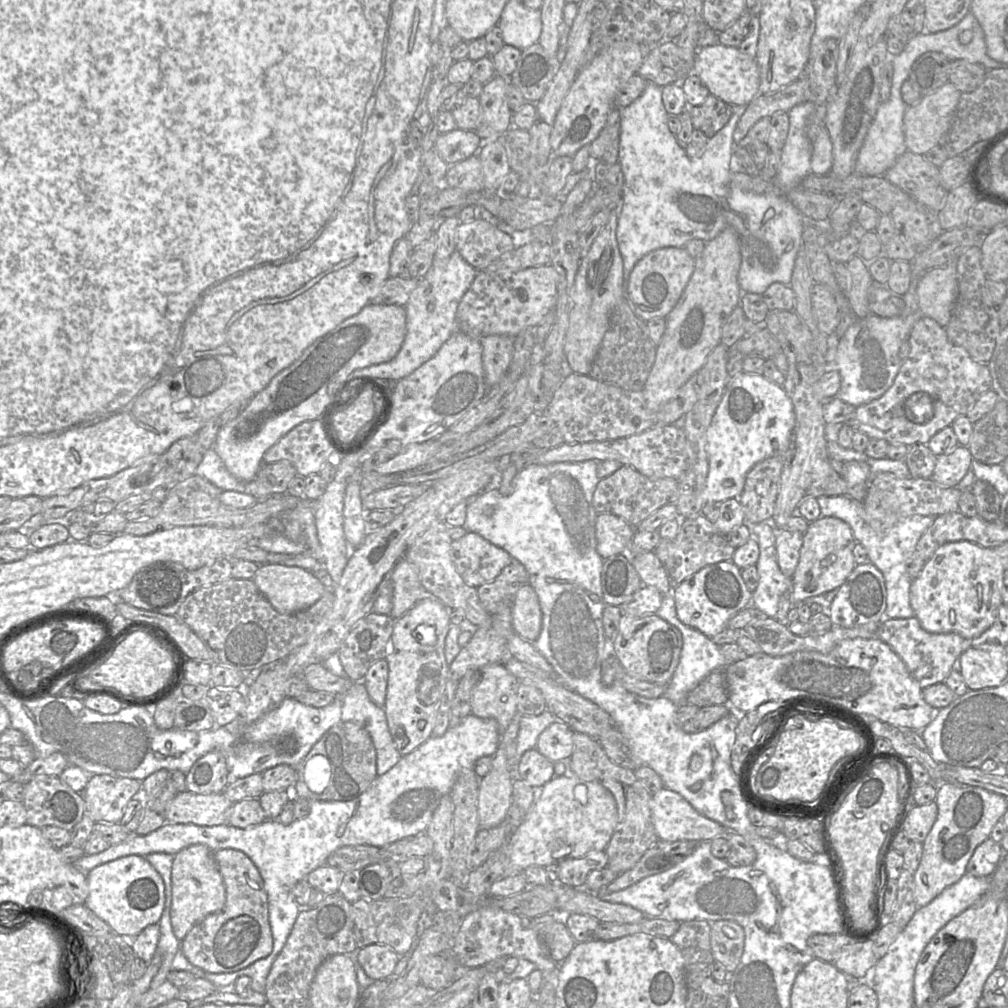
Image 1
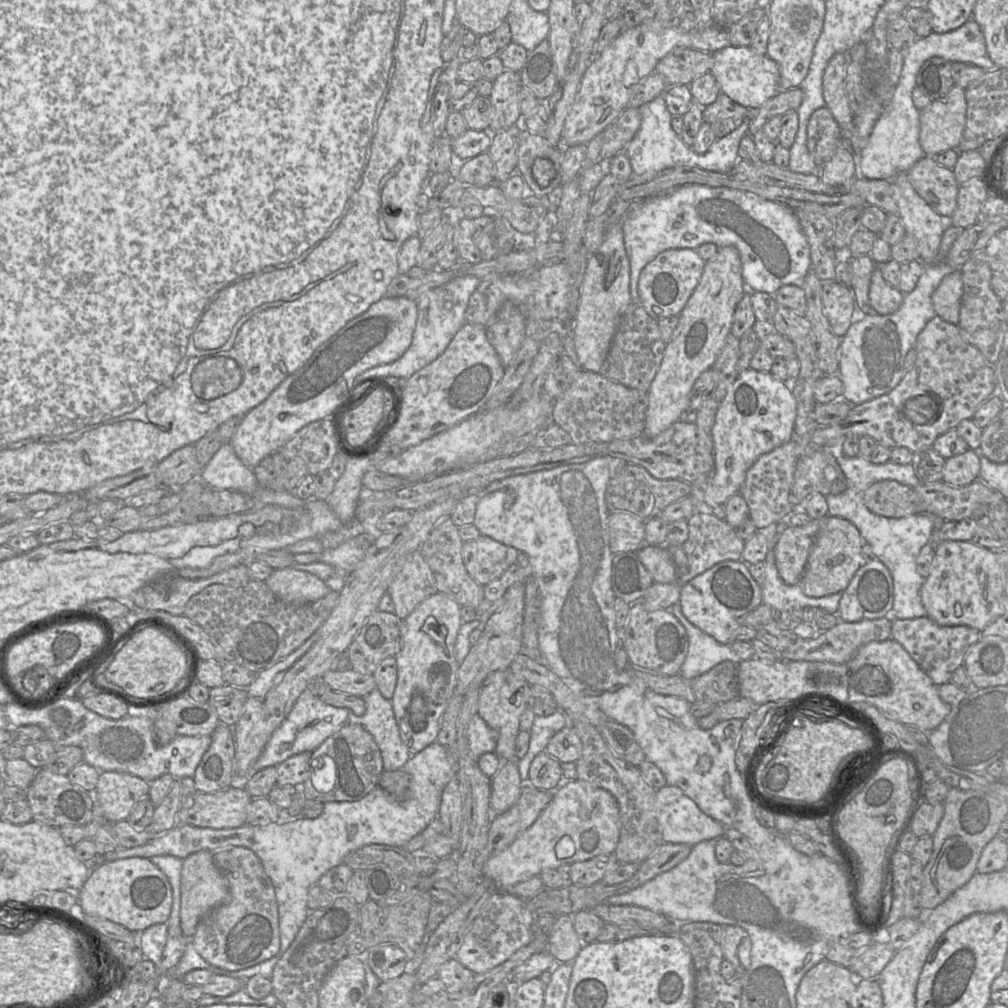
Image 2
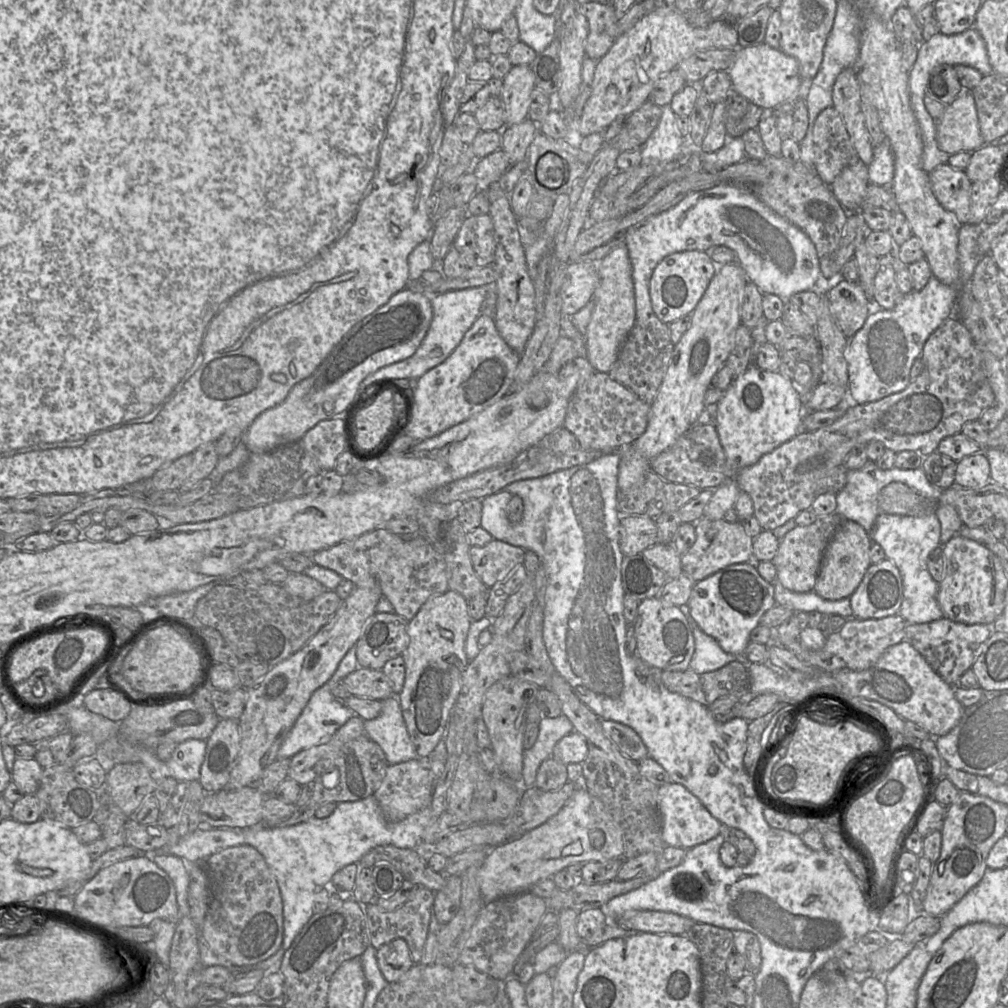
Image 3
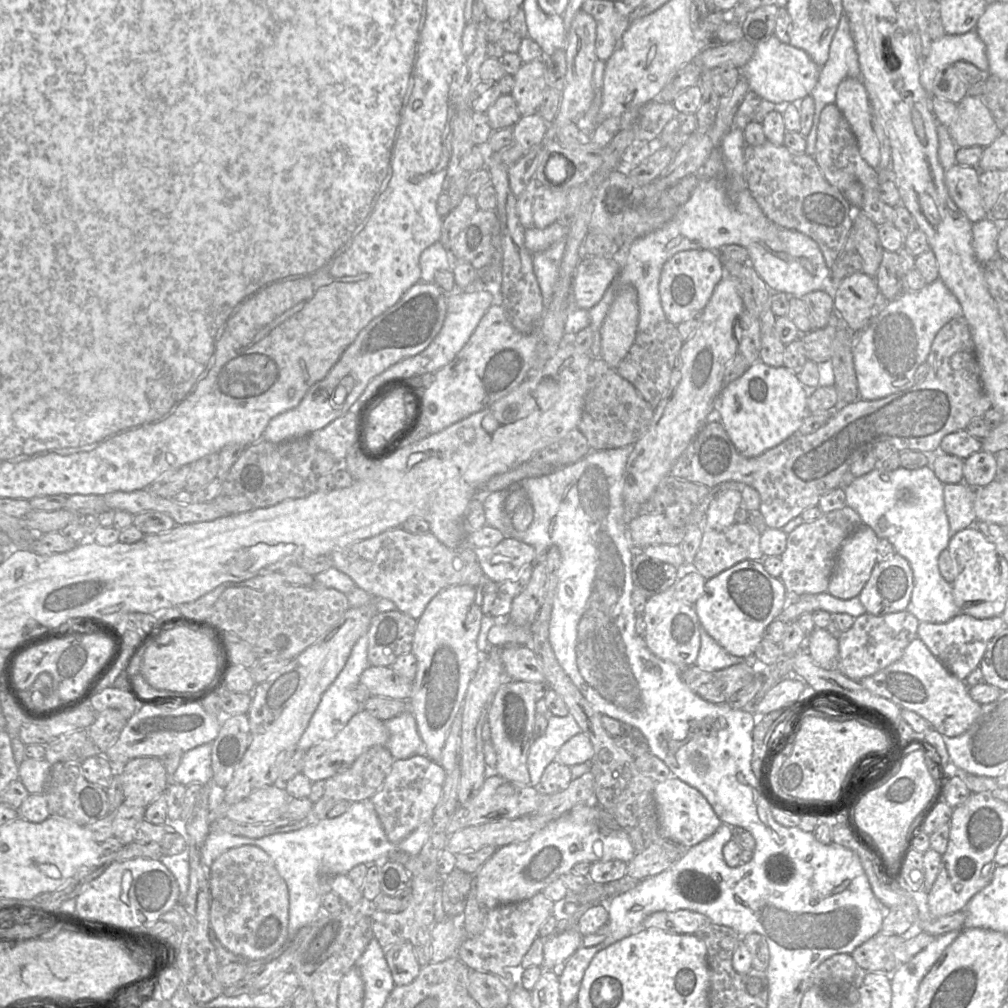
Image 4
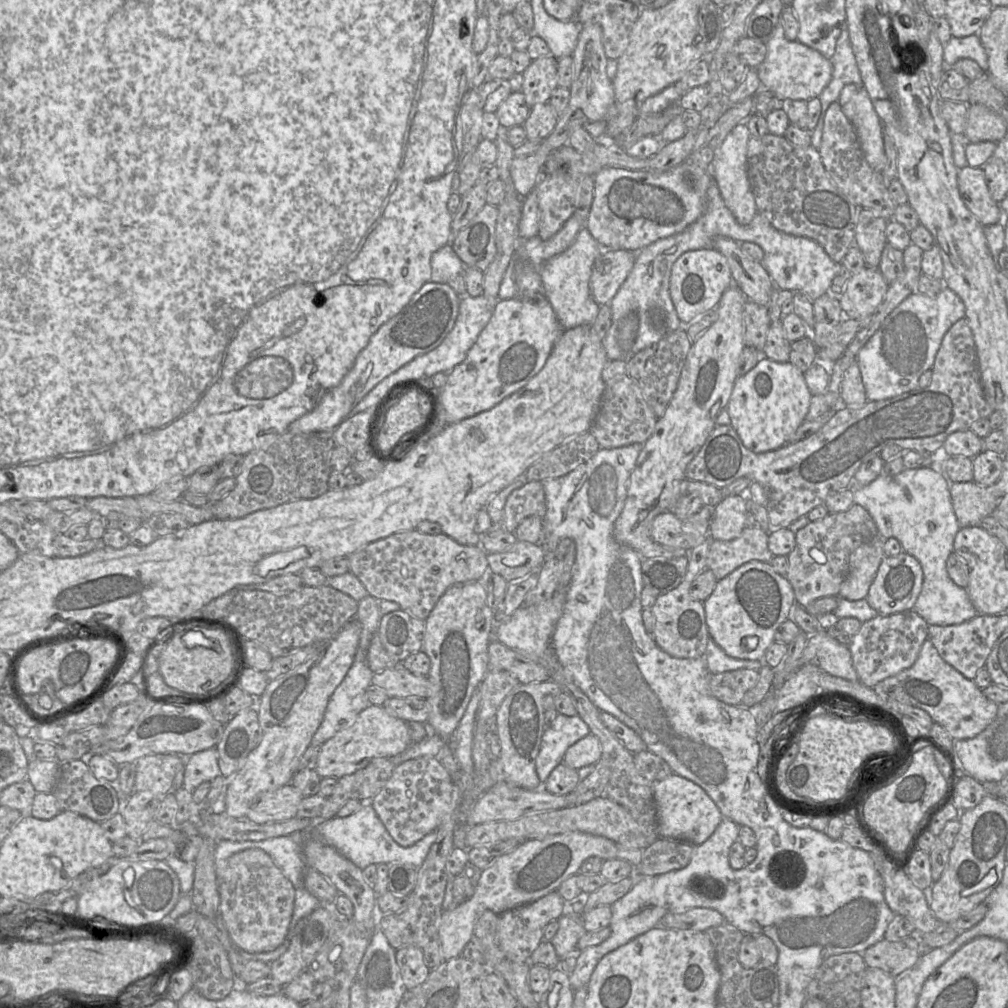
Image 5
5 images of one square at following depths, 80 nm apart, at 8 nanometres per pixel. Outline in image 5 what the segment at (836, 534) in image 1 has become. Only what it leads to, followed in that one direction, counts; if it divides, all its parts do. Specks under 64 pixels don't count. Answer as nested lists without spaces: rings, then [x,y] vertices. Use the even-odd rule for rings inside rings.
[[[876,536],[858,546],[849,557],[846,578],[840,586],[838,596],[847,600],[866,598],[877,570],[883,560],[883,544],[886,539]]]

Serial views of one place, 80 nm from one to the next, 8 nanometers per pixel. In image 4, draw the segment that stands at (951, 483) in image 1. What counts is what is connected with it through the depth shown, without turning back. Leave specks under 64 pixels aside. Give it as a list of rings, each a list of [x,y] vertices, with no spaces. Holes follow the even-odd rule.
[[[986,451],[970,455],[963,463],[963,483],[971,487],[985,486],[998,478],[995,456]]]

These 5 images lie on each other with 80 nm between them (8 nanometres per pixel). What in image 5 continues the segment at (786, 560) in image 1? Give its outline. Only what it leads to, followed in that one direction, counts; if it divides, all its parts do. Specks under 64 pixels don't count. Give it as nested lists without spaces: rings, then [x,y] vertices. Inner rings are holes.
[[[858,504],[843,512],[829,513],[795,532],[796,545],[787,555],[789,566],[785,577],[793,587],[796,603],[805,607],[818,598],[837,596],[848,573],[851,553],[876,536],[880,535],[875,522]]]

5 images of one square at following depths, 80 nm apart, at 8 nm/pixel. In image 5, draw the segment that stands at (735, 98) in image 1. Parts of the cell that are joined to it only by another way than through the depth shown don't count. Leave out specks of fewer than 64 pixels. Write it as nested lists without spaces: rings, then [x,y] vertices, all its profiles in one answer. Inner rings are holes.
[[[780,23],[774,35],[765,44],[767,48],[765,59],[755,68],[761,81],[762,89],[770,91],[782,101],[808,101],[819,97],[832,77],[830,59],[796,40],[787,40]]]

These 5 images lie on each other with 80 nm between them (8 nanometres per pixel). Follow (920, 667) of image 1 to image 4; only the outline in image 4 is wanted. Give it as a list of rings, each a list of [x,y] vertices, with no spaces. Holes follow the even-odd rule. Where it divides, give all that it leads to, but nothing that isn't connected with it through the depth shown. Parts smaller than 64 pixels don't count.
[[[959,614],[945,623],[920,622],[917,638],[923,641],[934,657],[953,675],[965,681],[968,675],[979,667],[988,642],[1004,627],[1000,616],[977,619],[970,615]]]

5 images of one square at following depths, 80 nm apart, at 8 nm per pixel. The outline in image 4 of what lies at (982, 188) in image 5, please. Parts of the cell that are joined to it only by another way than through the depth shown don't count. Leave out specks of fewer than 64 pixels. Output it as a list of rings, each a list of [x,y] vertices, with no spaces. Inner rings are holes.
[[[955,165],[945,170],[949,196],[971,223],[987,218],[980,195],[979,169]]]

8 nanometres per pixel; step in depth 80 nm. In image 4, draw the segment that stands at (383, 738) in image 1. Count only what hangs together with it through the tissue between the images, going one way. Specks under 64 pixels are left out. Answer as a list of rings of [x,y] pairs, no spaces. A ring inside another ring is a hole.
[[[410,711],[383,722],[389,733],[385,748],[394,760],[425,755],[424,743],[418,733],[415,718]]]

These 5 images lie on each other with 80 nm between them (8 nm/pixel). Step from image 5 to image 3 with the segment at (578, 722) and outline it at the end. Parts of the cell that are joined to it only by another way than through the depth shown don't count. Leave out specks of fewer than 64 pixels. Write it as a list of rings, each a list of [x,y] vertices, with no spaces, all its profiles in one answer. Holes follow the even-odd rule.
[[[566,715],[555,718],[542,717],[539,721],[539,734],[533,746],[524,750],[522,786],[535,786],[536,775],[541,763],[552,757],[554,746],[574,727]]]

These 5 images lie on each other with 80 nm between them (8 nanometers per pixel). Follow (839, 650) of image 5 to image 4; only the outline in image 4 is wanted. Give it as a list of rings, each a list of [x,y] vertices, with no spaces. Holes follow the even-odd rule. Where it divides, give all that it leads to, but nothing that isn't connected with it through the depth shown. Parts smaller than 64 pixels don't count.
[[[816,627],[814,631],[808,635],[804,647],[805,651],[818,666],[827,670],[838,670],[838,640],[825,629]]]

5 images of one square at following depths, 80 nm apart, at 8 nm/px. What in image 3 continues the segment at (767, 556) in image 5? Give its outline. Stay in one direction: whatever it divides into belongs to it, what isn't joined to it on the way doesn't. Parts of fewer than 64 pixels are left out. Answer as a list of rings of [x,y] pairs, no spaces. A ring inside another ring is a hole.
[[[703,516],[695,523],[695,532],[695,543],[681,555],[683,573],[694,582],[703,580],[729,565],[754,561],[753,538],[745,532],[740,521],[711,520]]]

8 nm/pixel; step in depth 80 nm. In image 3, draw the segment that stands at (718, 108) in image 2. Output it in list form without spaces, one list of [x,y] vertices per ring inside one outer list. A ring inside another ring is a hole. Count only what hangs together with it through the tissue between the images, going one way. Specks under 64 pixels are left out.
[[[730,93],[724,101],[728,137],[741,137],[747,130],[756,129],[763,112],[765,115],[773,115],[771,113],[773,108],[759,107],[736,93]]]

